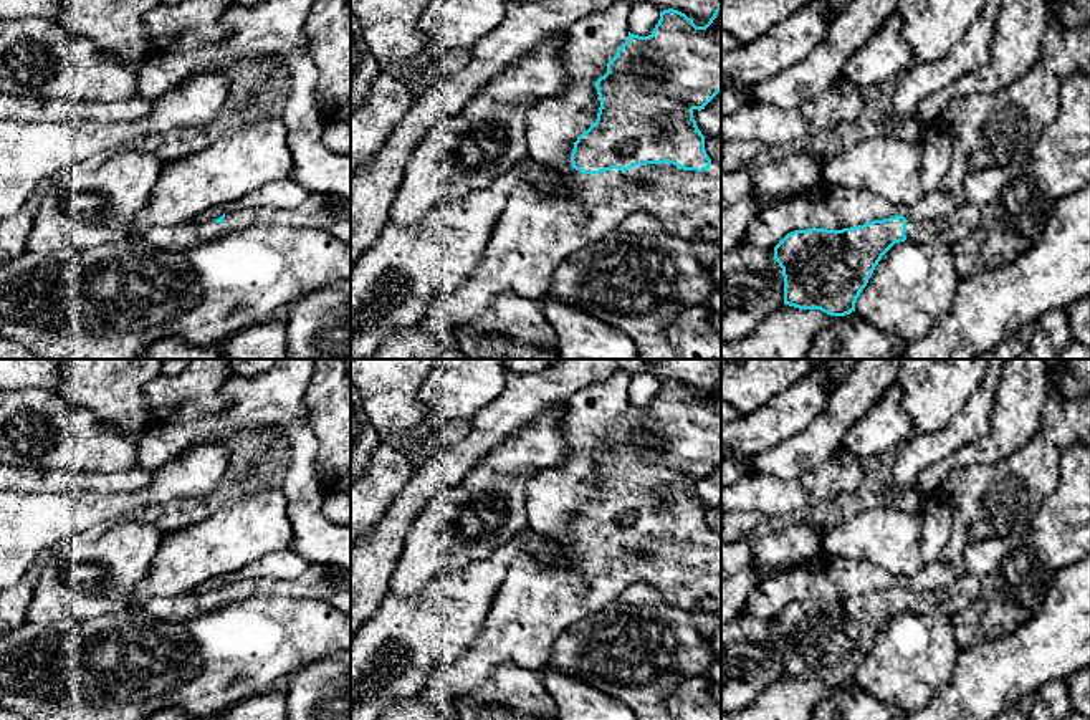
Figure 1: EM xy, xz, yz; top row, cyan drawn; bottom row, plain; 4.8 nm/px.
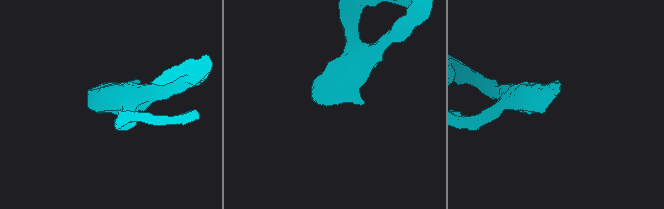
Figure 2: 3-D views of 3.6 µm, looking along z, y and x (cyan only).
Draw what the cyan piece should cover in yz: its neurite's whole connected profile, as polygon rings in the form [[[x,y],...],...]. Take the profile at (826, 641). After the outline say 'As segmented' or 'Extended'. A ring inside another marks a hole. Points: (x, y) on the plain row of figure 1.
[[[963,573],[938,591],[915,593],[895,586],[842,601],[794,601],[774,617],[774,631],[782,639],[784,647],[784,675],[799,680],[820,680],[830,687],[850,685],[855,682],[857,669],[867,657],[875,637],[895,614],[910,611],[921,616],[943,614],[953,617],[971,606],[979,593],[979,579]]]. Extended

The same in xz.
[[[721,367],[705,397],[696,397],[685,384],[668,379],[660,382],[660,391],[648,407],[629,402],[625,414],[607,434],[607,444],[595,452],[595,460],[600,478],[595,493],[574,513],[574,541],[561,545],[562,553],[552,564],[539,563],[529,554],[513,561],[471,650],[430,674],[420,694],[427,705],[455,712],[457,698],[483,685],[504,662],[539,670],[547,664],[552,644],[566,627],[602,611],[635,583],[653,586],[670,604],[690,614],[721,612],[721,538],[711,535],[705,521],[705,506],[693,490],[693,482],[705,480],[721,462]]]. Extended

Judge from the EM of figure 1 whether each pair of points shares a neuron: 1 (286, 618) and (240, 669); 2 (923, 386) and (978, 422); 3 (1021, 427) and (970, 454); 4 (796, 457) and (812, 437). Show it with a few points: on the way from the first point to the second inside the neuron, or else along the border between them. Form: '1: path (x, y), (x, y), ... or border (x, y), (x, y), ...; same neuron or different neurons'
1: path (273, 631), (248, 656); same neuron
2: border (983, 378), (966, 406), (943, 427), (928, 432); different neurons
3: path (1008, 436), (983, 452); same neuron
4: path (801, 452), (811, 442); same neuron

